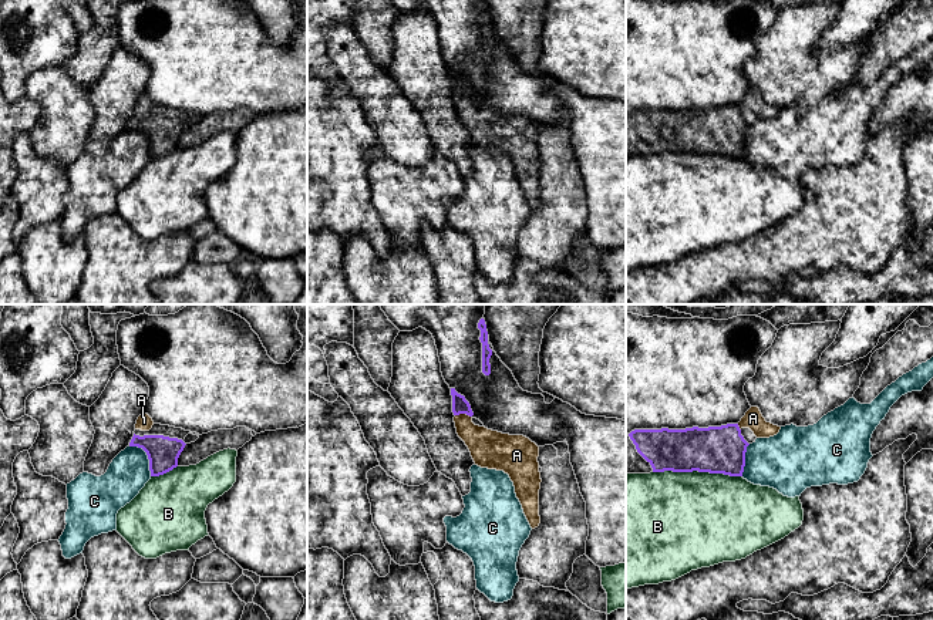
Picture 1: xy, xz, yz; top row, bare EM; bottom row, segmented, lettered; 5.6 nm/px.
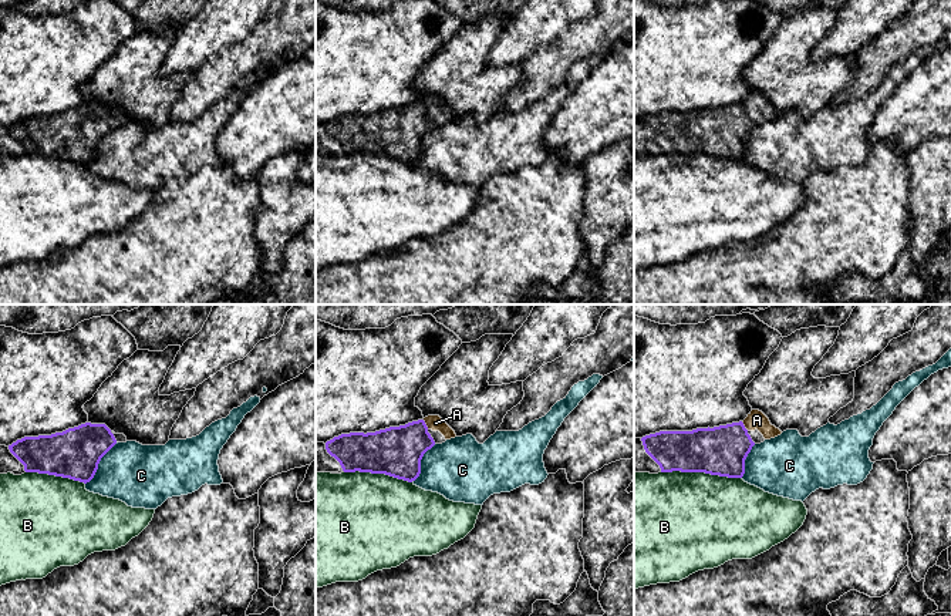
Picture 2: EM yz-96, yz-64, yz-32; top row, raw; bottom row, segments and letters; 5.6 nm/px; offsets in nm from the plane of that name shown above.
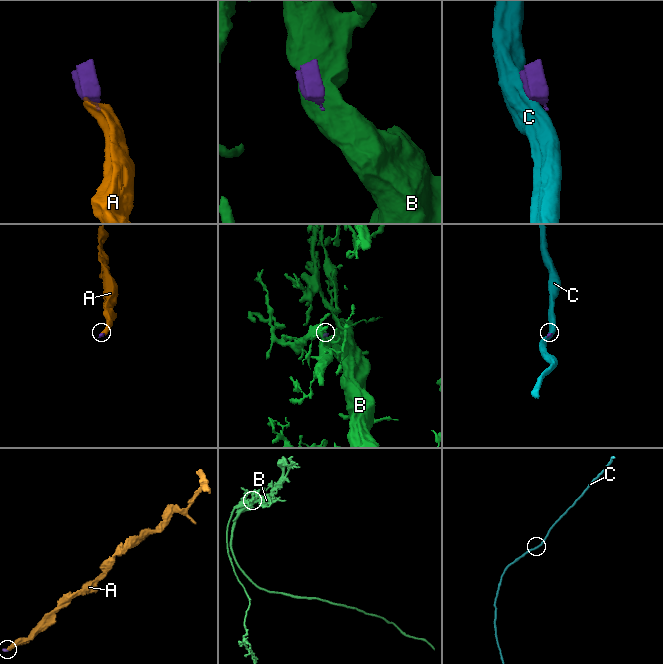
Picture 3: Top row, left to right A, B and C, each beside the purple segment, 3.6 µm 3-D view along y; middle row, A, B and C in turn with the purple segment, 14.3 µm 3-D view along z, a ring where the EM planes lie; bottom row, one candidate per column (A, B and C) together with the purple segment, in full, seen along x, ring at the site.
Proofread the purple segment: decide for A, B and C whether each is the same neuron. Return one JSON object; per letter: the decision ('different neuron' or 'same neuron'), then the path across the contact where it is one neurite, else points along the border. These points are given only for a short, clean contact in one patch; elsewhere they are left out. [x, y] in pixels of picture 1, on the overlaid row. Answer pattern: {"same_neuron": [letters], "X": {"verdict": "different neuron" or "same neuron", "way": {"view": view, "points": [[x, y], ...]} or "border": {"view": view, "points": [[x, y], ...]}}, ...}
{"same_neuron": ["A"], "A": {"verdict": "same neuron", "way": {"view": "xz", "points": [[460, 405], [464, 413], [464, 424], [488, 448]]}}, "B": {"verdict": "different neuron"}, "C": {"verdict": "different neuron"}}

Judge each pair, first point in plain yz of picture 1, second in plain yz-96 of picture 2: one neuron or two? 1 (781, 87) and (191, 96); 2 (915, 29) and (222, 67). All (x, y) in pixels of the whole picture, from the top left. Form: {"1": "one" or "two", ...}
{"1": "two", "2": "one"}

